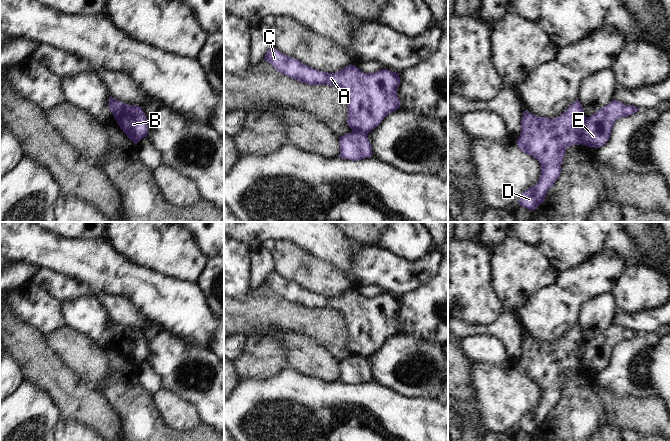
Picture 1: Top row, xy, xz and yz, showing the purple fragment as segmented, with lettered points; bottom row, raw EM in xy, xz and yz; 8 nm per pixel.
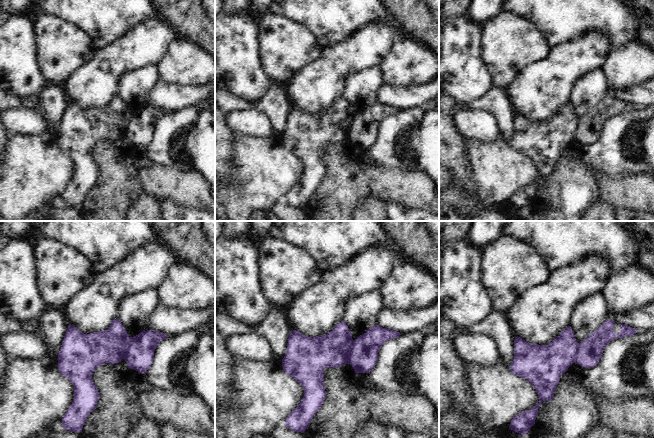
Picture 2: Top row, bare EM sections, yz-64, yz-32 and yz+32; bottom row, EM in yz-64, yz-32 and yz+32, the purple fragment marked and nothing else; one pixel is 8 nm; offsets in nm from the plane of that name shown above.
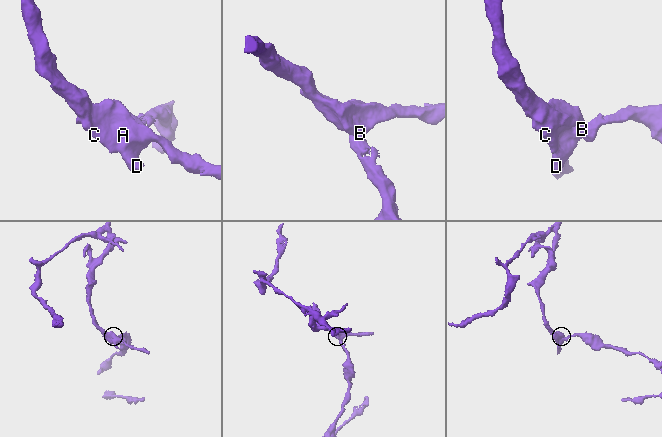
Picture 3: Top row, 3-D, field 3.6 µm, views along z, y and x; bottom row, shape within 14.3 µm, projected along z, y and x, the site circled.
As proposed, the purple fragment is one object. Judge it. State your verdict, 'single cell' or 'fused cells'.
fused cells

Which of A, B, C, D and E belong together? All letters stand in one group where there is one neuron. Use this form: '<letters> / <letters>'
A B C D / E

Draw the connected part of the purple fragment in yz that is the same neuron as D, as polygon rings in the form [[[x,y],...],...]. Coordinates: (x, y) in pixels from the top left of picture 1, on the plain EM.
[[[578,324],[553,343],[524,335],[516,367],[522,376],[539,385],[541,398],[539,405],[522,417],[519,429],[534,435],[543,427],[547,415],[561,398],[566,372],[582,368],[586,345],[584,333]]]

